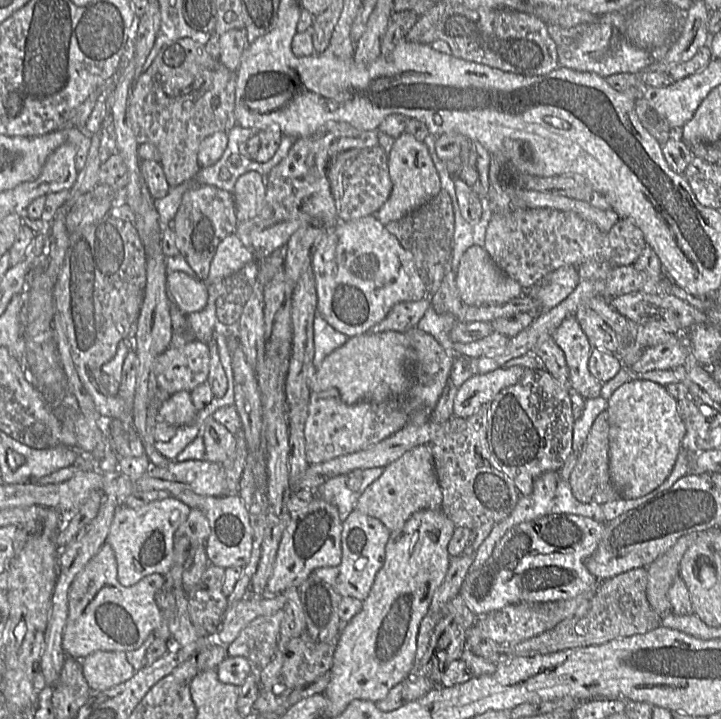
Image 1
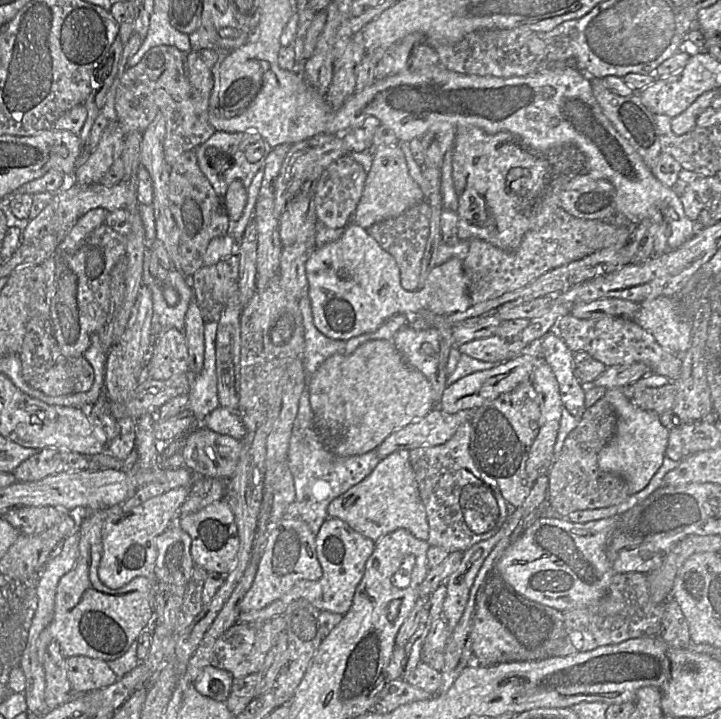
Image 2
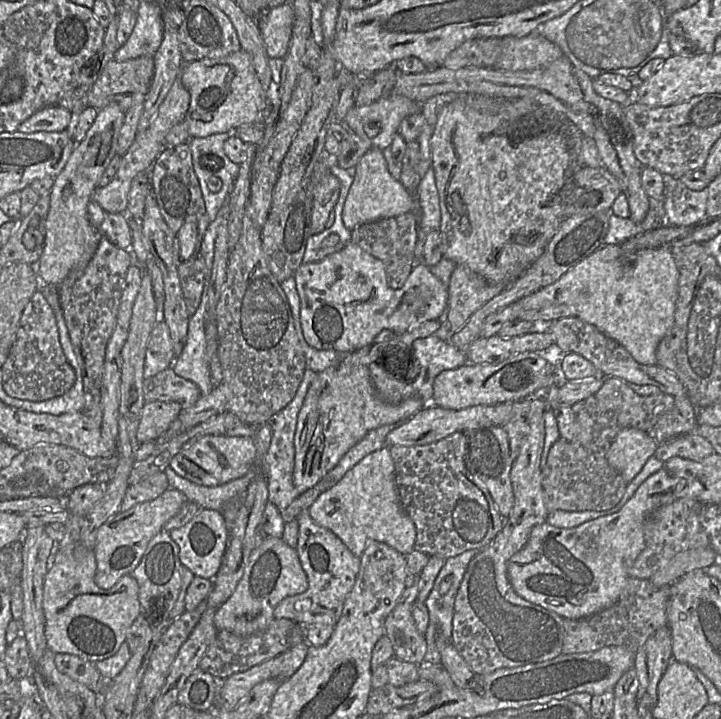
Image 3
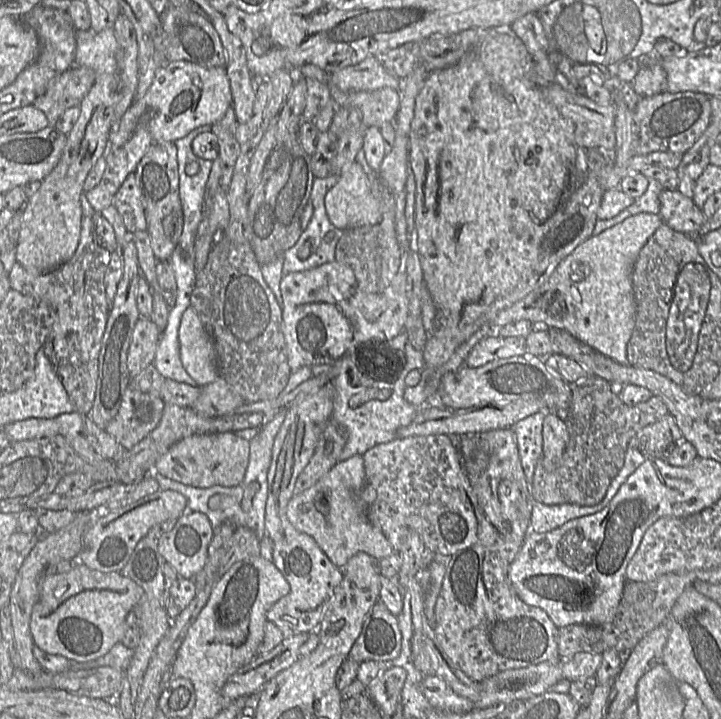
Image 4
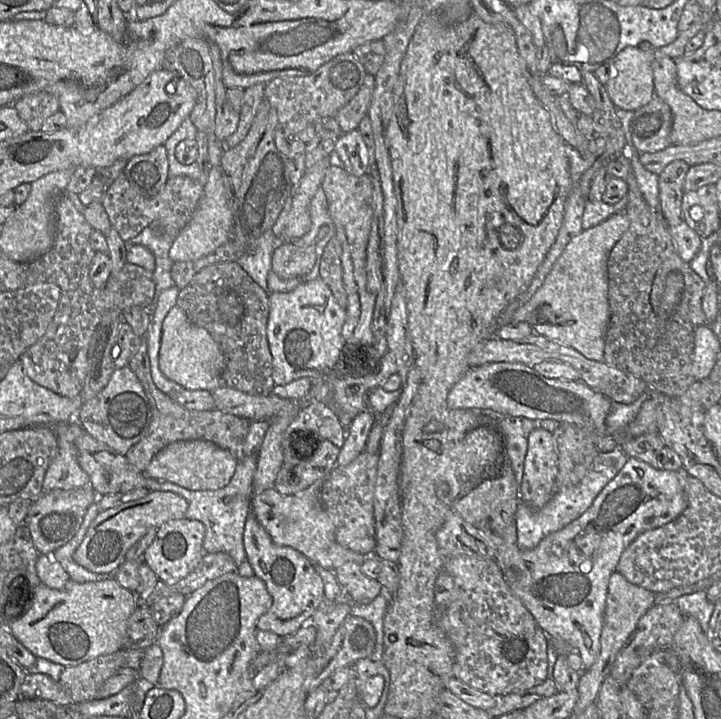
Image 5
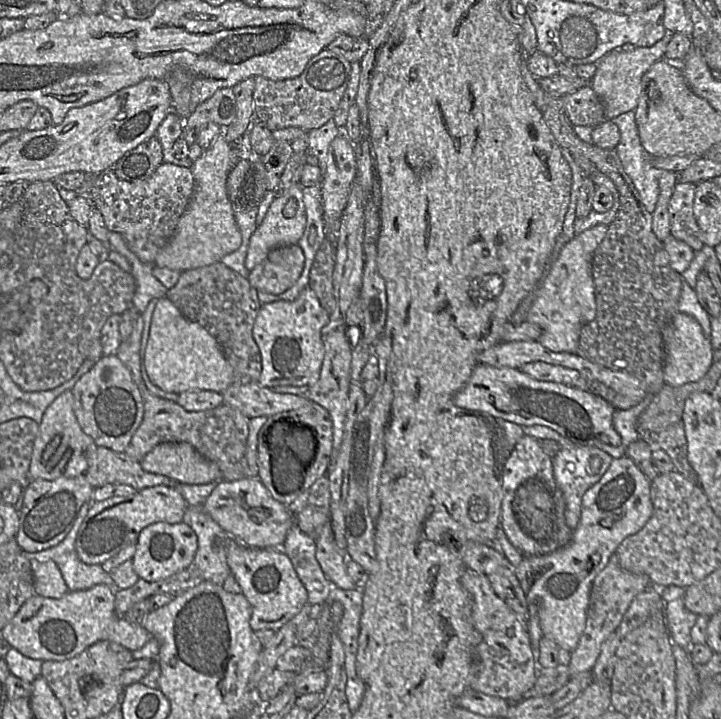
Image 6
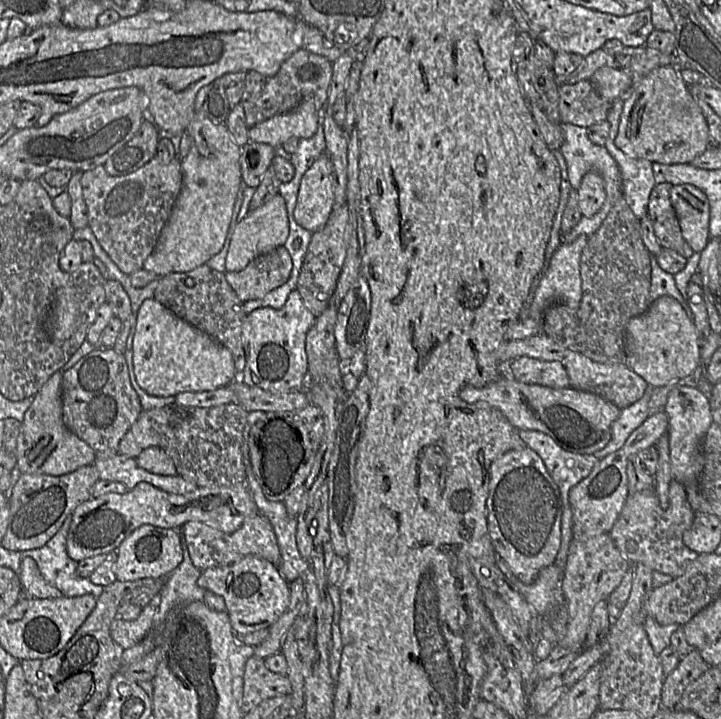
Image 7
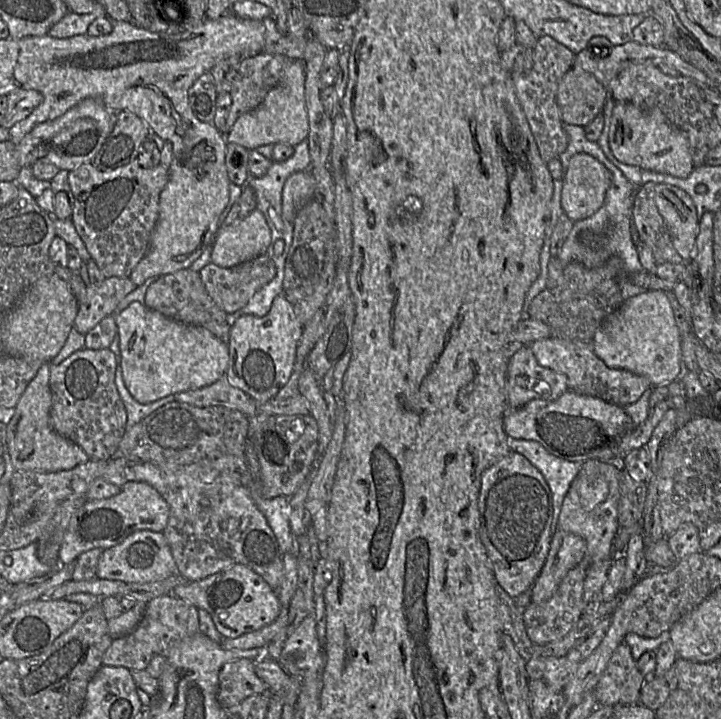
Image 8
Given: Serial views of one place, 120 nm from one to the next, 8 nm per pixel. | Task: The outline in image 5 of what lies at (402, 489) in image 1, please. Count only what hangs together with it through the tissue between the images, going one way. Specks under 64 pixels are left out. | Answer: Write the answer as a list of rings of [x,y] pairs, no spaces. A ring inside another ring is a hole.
[[[318,480],[293,495],[282,494],[275,487],[255,493],[252,499],[252,515],[267,530],[276,544],[295,548],[315,565],[336,570],[347,562],[362,564],[368,555],[357,553],[336,542],[334,524],[319,498],[323,483],[324,480]]]

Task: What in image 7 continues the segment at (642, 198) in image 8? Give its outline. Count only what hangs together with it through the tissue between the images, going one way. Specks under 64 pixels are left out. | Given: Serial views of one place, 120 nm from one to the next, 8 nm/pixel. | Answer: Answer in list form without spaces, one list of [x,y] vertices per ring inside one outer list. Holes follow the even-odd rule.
[[[657,183],[651,191],[647,215],[663,249],[672,249],[689,259],[695,253],[682,236],[679,221],[670,199],[673,185]]]

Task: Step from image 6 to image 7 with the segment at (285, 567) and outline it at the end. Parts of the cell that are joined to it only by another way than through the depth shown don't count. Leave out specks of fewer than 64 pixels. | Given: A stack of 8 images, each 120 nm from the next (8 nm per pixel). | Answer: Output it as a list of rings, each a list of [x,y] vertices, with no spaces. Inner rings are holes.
[[[246,556],[240,561],[202,572],[198,585],[224,598],[232,628],[237,635],[272,626],[288,609],[289,582],[281,575],[279,566],[258,557]]]

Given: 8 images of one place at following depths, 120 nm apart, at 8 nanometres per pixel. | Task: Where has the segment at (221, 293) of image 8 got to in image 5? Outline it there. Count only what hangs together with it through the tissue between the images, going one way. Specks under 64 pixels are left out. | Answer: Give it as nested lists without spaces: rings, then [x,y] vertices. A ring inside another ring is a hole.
[[[285,242],[273,251],[271,271],[281,278],[301,277],[313,268],[315,260],[313,247]]]

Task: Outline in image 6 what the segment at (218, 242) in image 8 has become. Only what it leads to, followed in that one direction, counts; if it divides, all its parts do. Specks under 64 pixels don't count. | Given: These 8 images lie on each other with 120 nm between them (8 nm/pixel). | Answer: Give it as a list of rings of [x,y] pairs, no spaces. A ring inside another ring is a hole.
[[[300,182],[294,183],[289,189],[283,189],[271,202],[266,215],[258,225],[249,240],[249,247],[245,259],[245,266],[250,271],[261,263],[267,255],[280,246],[297,244],[303,236],[307,216],[303,201],[303,186]]]

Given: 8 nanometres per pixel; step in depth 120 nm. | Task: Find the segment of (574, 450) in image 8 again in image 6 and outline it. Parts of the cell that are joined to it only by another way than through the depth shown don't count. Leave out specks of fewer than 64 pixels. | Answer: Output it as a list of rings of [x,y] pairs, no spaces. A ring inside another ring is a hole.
[[[478,364],[468,383],[453,396],[453,401],[458,407],[488,414],[496,419],[506,420],[523,427],[546,426],[578,446],[598,448],[597,443],[617,446],[621,442],[619,434],[613,427],[615,408],[606,400],[574,386],[536,380],[516,368]]]

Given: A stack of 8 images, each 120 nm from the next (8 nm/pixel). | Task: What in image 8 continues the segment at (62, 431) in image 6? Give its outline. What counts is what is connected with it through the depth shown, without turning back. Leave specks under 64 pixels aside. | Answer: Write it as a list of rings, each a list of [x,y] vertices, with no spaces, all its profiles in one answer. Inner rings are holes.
[[[46,363],[28,384],[14,407],[15,414],[7,423],[7,450],[16,471],[59,472],[89,460],[80,446],[58,434],[50,424],[52,393],[49,378],[49,364]]]

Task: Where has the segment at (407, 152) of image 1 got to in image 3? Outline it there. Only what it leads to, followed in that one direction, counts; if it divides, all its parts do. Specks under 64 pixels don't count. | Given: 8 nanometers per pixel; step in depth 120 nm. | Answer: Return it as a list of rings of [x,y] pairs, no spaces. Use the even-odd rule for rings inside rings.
[[[380,147],[368,149],[354,166],[354,172],[354,179],[345,196],[342,194],[341,203],[342,221],[350,230],[368,222],[416,211],[414,193],[393,176]]]

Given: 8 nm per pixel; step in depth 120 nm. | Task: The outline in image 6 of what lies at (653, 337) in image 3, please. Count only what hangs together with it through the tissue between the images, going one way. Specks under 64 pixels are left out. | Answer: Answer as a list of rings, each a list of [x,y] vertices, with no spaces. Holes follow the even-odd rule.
[[[596,225],[576,235],[564,245],[528,312],[526,321],[536,324],[542,329],[542,334],[537,341],[554,352],[576,354],[581,328],[596,317],[591,260],[607,230],[608,225]]]

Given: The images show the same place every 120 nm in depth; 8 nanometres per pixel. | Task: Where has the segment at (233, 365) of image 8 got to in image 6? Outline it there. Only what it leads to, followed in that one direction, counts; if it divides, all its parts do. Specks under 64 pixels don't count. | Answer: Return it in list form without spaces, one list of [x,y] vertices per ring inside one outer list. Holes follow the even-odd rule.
[[[310,287],[304,288],[292,301],[278,300],[263,304],[253,326],[253,338],[262,358],[258,384],[269,388],[313,385],[320,377],[325,356],[322,329],[330,320],[330,313],[324,309]]]

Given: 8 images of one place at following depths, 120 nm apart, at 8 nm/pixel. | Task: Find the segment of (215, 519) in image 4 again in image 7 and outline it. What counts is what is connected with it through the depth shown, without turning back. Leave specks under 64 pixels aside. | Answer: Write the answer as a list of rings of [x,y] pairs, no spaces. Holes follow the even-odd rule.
[[[184,544],[183,552],[183,561],[173,572],[169,574],[169,576],[167,576],[167,578],[165,578],[164,587],[160,591],[159,595],[157,595],[158,611],[156,614],[156,621],[153,624],[153,630],[155,628],[159,628],[160,633],[162,632],[166,615],[172,608],[184,603],[202,601],[204,599],[205,593],[207,592],[207,590],[201,588],[197,583],[203,571],[194,566]]]

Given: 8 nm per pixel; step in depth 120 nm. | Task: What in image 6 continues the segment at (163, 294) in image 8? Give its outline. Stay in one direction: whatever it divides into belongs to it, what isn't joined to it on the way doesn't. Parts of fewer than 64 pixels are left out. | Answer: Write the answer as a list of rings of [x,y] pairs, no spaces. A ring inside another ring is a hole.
[[[222,262],[185,270],[175,286],[168,289],[168,298],[189,320],[202,325],[215,337],[222,347],[233,370],[233,382],[240,384],[258,384],[262,372],[262,358],[259,347],[253,338],[253,326],[258,312],[263,305],[258,299],[258,291],[251,286],[248,279]]]

